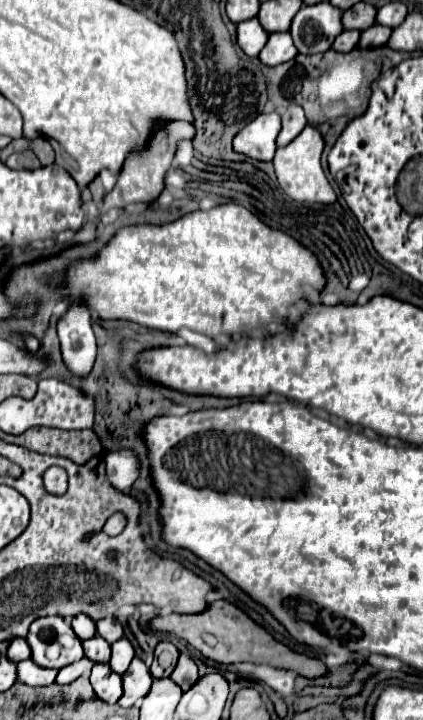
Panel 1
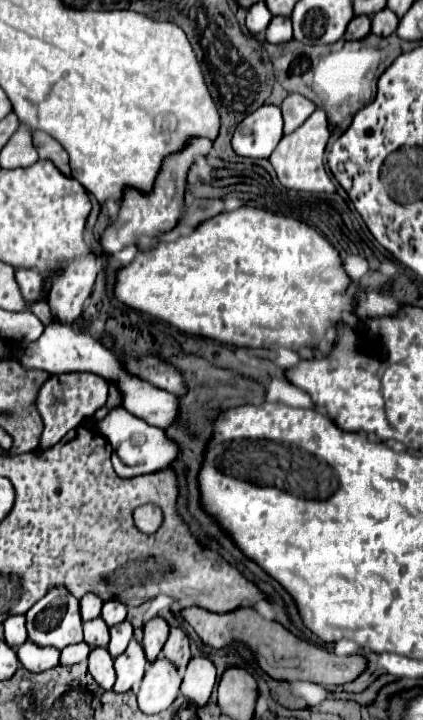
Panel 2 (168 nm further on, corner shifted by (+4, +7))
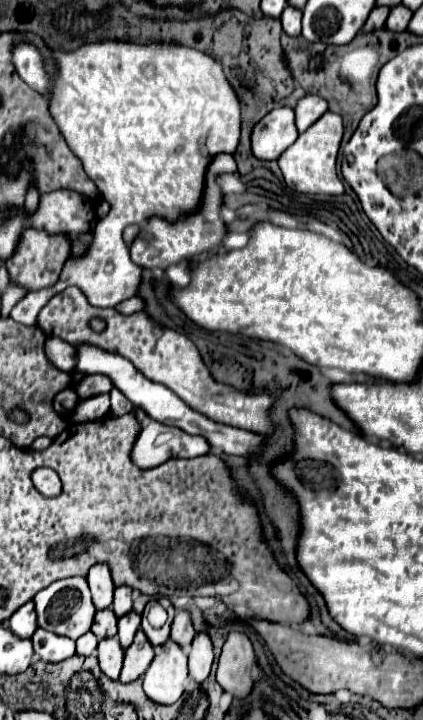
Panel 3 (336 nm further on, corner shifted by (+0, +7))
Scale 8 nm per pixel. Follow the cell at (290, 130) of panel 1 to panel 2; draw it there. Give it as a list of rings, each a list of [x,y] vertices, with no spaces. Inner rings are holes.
[[[289,94],[283,100],[281,110],[283,110],[283,120],[285,120],[285,134],[291,134],[317,110],[317,106],[301,94]]]

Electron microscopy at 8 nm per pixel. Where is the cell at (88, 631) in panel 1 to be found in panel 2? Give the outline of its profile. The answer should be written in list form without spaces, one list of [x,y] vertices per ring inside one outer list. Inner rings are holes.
[[[91,592],[85,594],[81,598],[81,616],[83,616],[83,622],[99,618],[101,616],[101,608],[103,608],[103,600],[97,594],[91,594]]]

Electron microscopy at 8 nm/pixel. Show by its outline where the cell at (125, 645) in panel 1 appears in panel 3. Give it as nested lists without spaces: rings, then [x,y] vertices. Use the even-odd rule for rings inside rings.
[[[129,612],[119,618],[119,634],[117,636],[119,636],[119,644],[123,650],[127,650],[131,646],[139,624],[141,624],[141,616],[135,612]]]

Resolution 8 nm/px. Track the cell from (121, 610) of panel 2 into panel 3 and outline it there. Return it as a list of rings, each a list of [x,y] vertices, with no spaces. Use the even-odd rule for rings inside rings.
[[[119,586],[115,588],[115,598],[113,598],[113,612],[117,618],[121,618],[125,612],[131,612],[133,610],[133,600],[131,600],[131,594],[133,590],[129,586]]]

